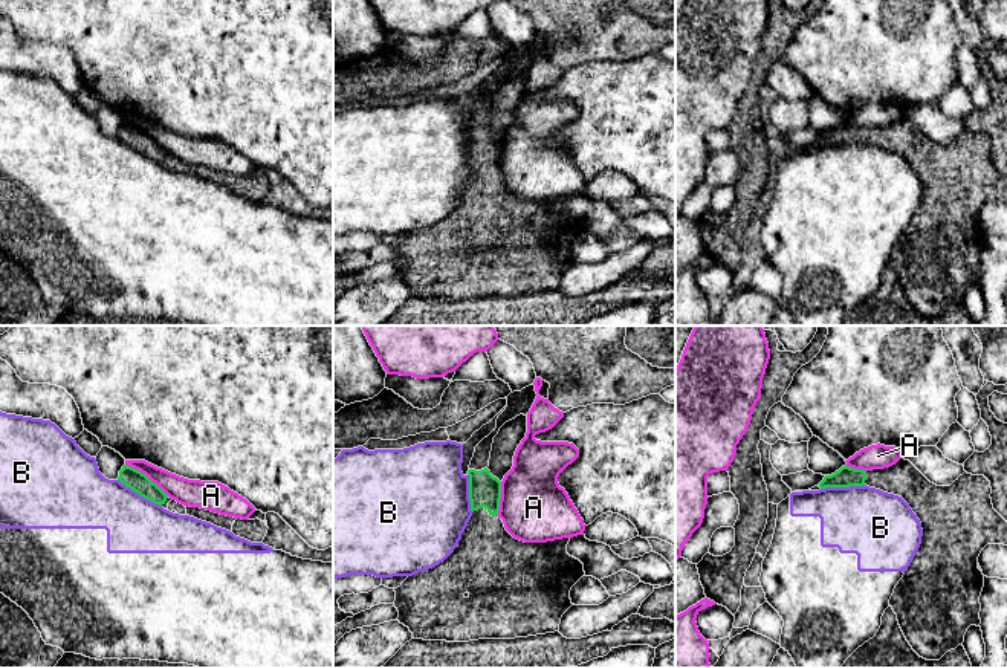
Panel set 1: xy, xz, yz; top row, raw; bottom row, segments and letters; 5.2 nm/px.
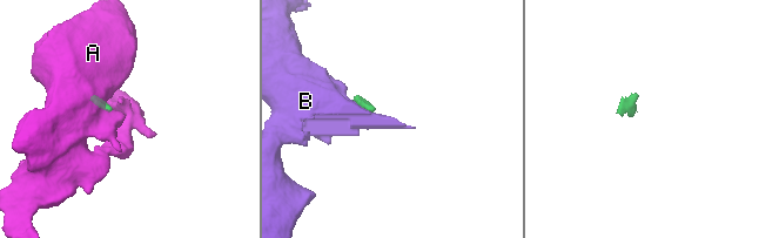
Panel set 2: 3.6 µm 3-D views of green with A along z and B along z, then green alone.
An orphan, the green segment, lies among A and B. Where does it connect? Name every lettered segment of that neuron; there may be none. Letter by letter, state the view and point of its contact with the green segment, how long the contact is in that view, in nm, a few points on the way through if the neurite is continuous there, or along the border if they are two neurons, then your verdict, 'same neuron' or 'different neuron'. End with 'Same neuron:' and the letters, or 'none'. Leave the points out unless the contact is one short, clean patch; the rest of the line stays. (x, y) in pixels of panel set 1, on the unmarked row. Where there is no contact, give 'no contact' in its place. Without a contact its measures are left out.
A: xy (145, 133) | 280 nm | along xy (126, 121), (144, 130), (168, 153) | different neuron
B: yz (842, 144) | 240 nm | along yz (865, 142), (825, 144), (821, 147) | different neuron
Same neuron: none

